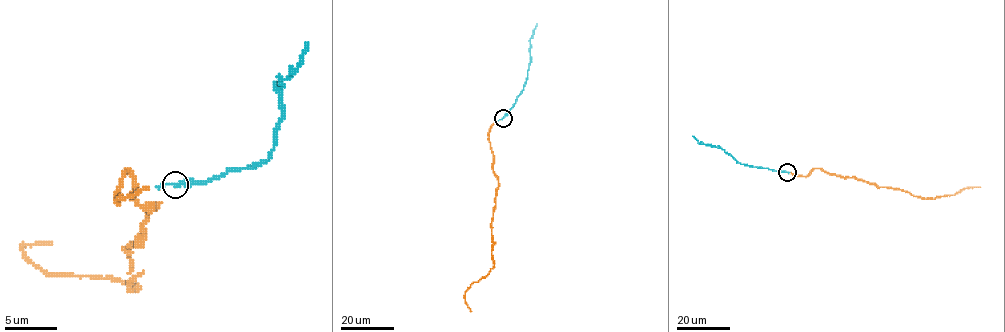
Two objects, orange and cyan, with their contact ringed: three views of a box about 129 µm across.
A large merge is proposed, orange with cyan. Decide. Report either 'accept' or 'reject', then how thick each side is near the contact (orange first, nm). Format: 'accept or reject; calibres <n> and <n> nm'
accept; calibres 20 and 200 nm

